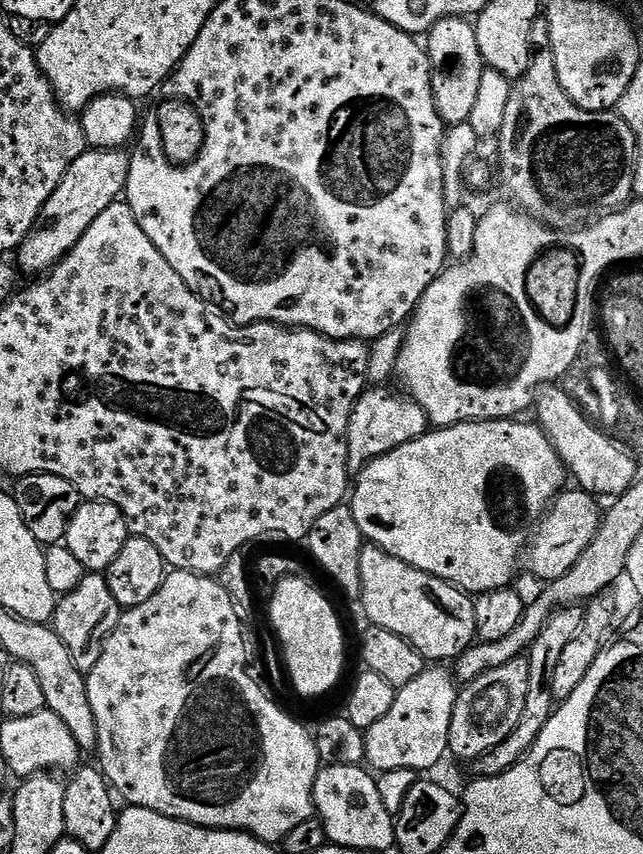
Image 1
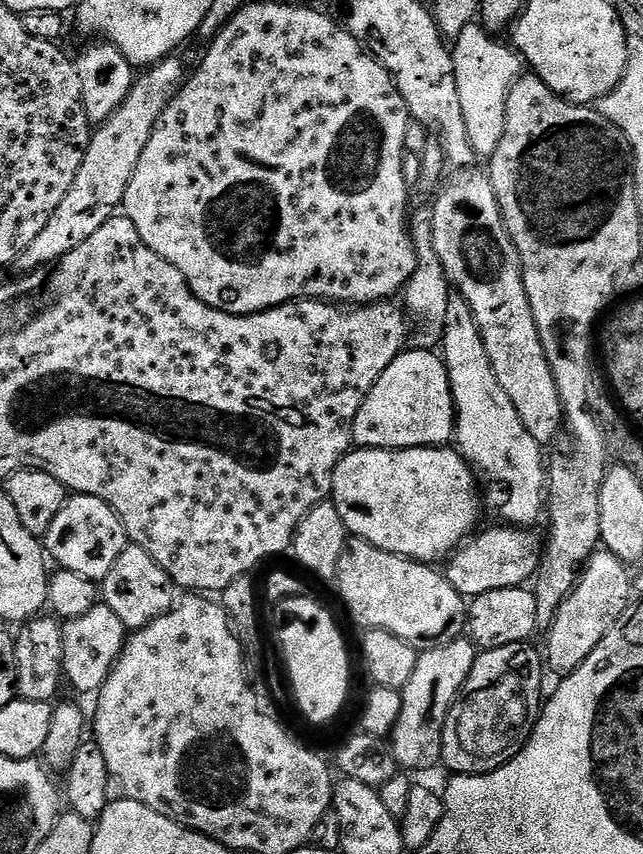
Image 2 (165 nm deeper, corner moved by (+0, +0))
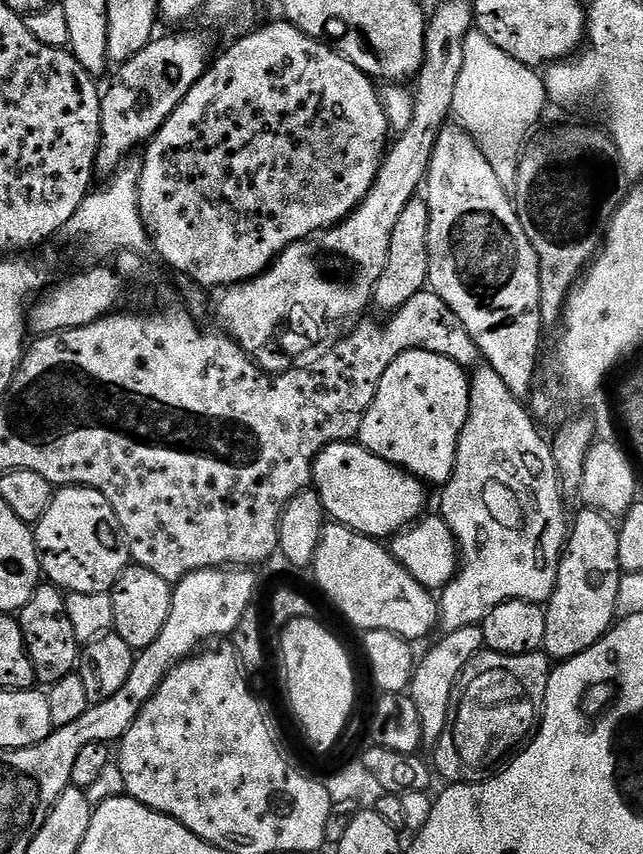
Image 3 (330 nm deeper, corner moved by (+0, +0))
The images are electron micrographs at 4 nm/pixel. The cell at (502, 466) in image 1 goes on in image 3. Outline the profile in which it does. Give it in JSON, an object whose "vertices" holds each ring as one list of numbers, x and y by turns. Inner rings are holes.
{"vertices":[[345,442,342,444,328,444,319,454,312,467,314,477,314,490,322,498,325,513,335,523,344,524,364,536,373,538,391,538,398,532,416,523,425,515,424,503,428,496,424,482,411,472,378,458,370,450,366,450,358,442]]}

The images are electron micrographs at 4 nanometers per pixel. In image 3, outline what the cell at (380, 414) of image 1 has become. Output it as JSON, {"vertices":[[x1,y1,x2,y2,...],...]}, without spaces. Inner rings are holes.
{"vertices":[[411,348,406,354,390,362,386,374,382,374,382,382,374,394,374,402,362,418,358,443,378,458,422,478,425,485,447,484,454,474,458,438,462,434,462,426,466,426,470,410,469,379,469,373,450,358,423,352,420,348]]}

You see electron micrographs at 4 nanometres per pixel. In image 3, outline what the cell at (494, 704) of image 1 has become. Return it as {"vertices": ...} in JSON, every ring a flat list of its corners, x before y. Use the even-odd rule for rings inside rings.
{"vertices":[[481,650,476,653,475,658,467,664,462,670,462,674,458,678,456,688,452,691,452,705,448,711,448,725,446,730,442,730,442,738,434,745,436,752,436,768,434,764,434,772,437,777,440,776,449,785,454,784,477,784,488,779,489,776,500,771,501,768,507,765,508,761,513,756,517,756,524,745,528,743,536,734,536,729,540,726,540,721,544,715,544,699,546,698,546,686,548,685,548,673,550,671,550,660,543,651,531,652,530,654,518,654,511,656,510,654,498,654,497,652,489,652]]}

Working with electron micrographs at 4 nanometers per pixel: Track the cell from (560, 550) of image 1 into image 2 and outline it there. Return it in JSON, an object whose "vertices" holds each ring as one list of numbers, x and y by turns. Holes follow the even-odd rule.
{"vertices":[[499,526,477,531,452,553,446,575,450,586,465,598,486,594,490,590,506,590,527,585,535,577,542,559,542,540,520,526]]}

